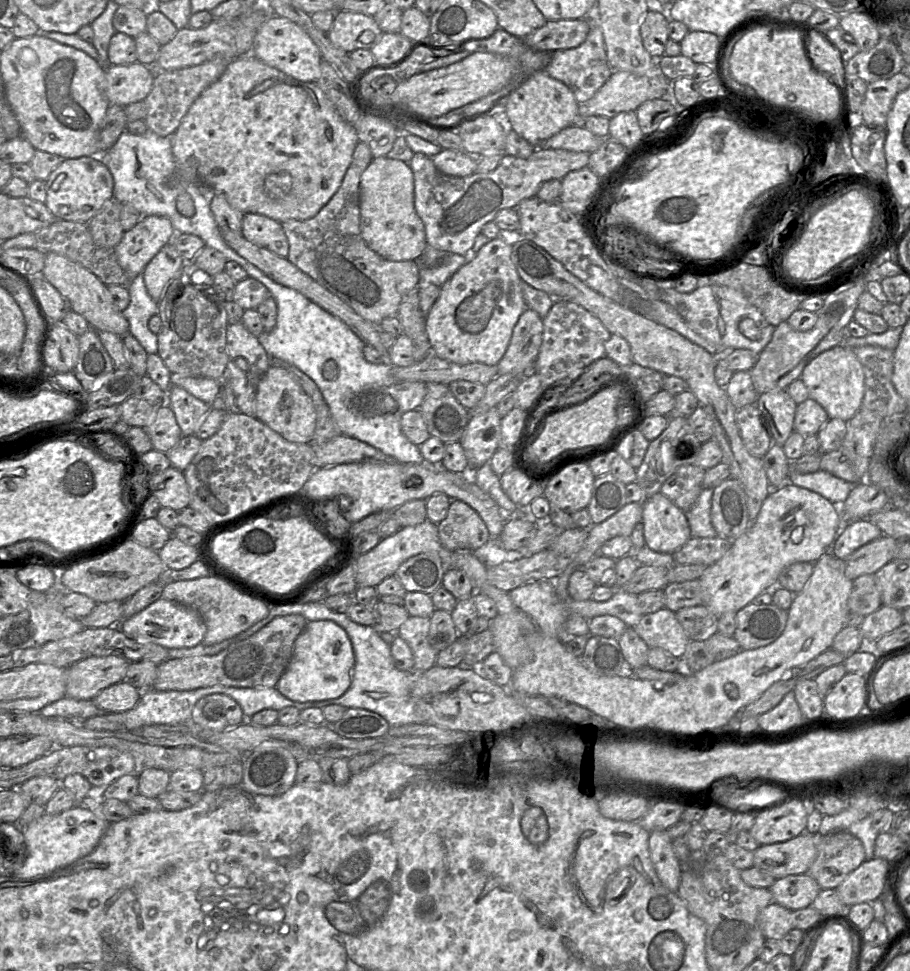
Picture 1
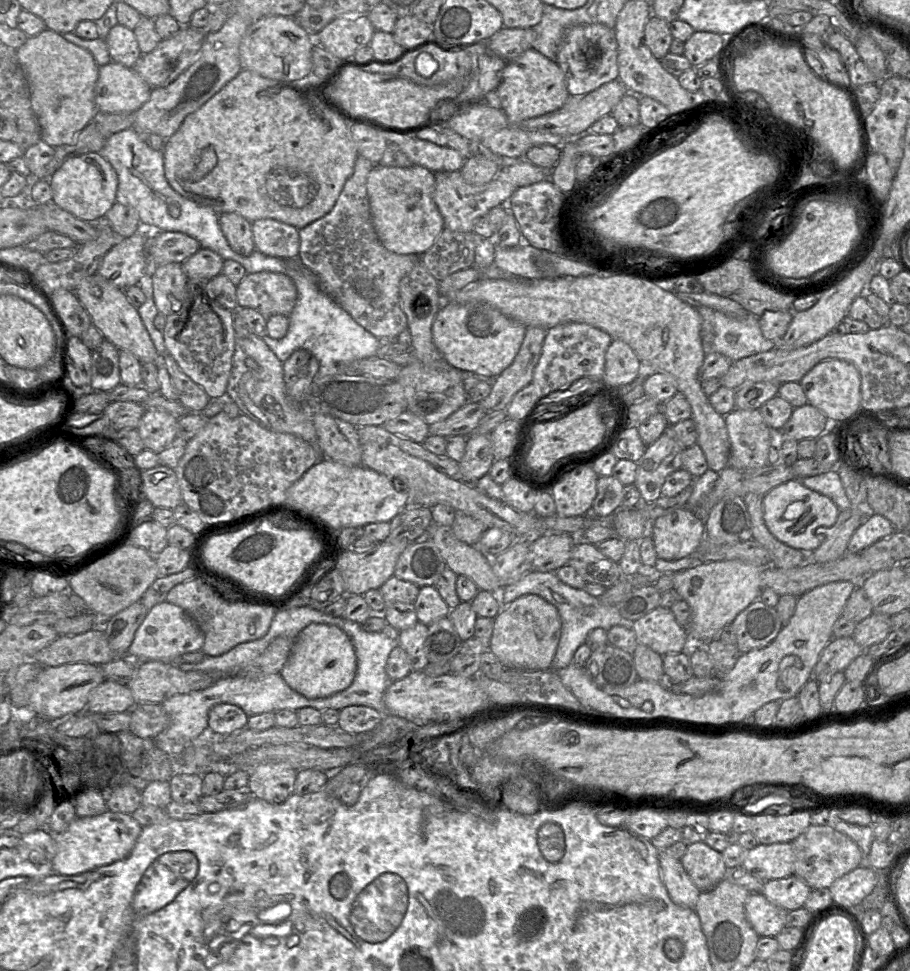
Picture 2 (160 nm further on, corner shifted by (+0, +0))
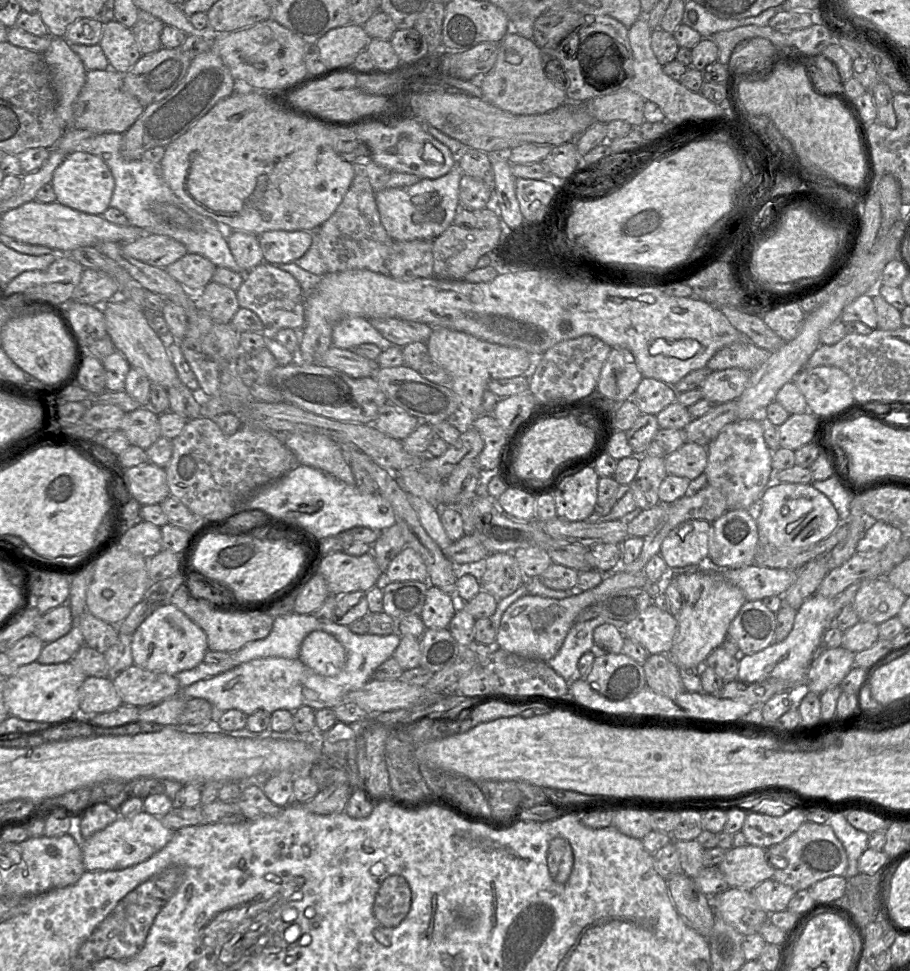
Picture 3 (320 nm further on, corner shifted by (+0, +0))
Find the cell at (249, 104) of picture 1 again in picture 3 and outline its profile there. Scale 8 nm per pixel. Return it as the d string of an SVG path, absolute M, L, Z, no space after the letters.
M239 88L232 95L220 100L184 134L165 146L160 162L160 174L180 201L197 212L214 220L223 229L245 231L256 236L271 231L315 231L335 212L348 191L357 168L340 157L329 145L329 128L312 120L287 114L279 110L266 96L265 92Z

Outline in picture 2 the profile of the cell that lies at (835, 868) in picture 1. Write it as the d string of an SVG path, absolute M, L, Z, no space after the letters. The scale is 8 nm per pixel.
M810 825L792 842L795 872L811 889L829 888L837 879L859 867L862 853L855 841L829 825Z

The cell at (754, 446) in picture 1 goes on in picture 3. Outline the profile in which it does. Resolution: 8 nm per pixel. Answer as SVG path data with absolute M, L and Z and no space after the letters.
M759 416L729 423L707 444L708 462L704 473L709 485L718 488L726 498L727 510L755 509L760 514L761 495L773 481L772 451L766 445Z

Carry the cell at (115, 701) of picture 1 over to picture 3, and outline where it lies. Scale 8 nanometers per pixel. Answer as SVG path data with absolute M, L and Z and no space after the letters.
M87 677L79 689L80 715L93 716L123 705L112 678Z

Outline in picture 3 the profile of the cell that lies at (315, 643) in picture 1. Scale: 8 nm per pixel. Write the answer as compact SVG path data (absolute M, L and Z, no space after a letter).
M315 630L303 640L298 659L323 676L335 676L346 663L346 650L332 634Z

